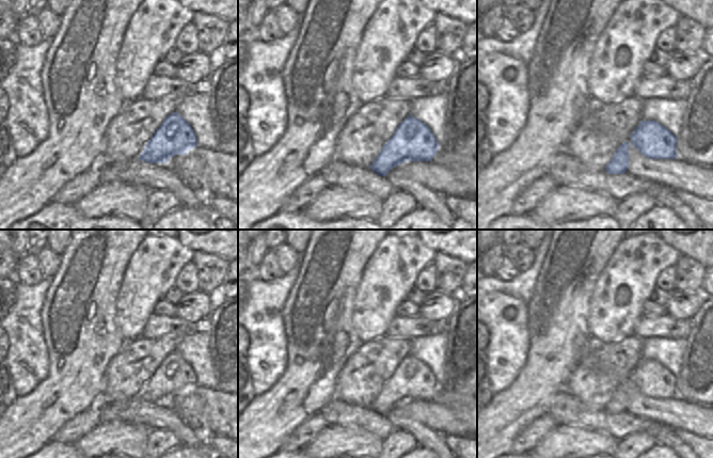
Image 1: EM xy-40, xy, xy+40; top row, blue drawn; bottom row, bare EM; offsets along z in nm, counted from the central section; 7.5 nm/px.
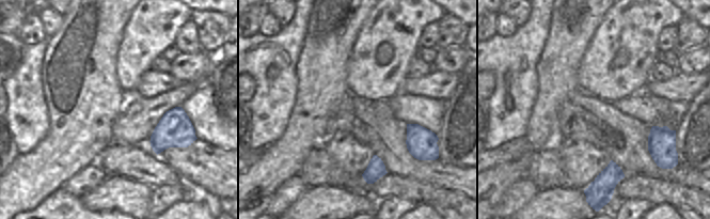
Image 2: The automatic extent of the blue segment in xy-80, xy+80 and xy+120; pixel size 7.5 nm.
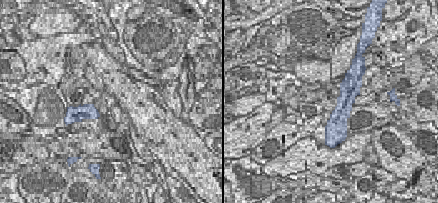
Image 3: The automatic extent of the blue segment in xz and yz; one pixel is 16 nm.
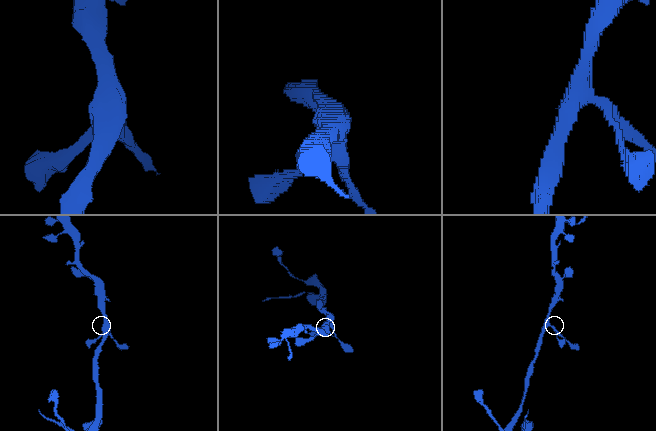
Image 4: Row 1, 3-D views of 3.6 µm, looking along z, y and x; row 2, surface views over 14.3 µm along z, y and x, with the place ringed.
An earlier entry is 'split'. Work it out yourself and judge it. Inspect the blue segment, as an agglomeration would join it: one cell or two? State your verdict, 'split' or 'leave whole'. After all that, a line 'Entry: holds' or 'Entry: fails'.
leave whole
Entry: fails

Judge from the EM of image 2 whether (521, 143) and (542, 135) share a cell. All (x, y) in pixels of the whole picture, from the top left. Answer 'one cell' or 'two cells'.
two cells

